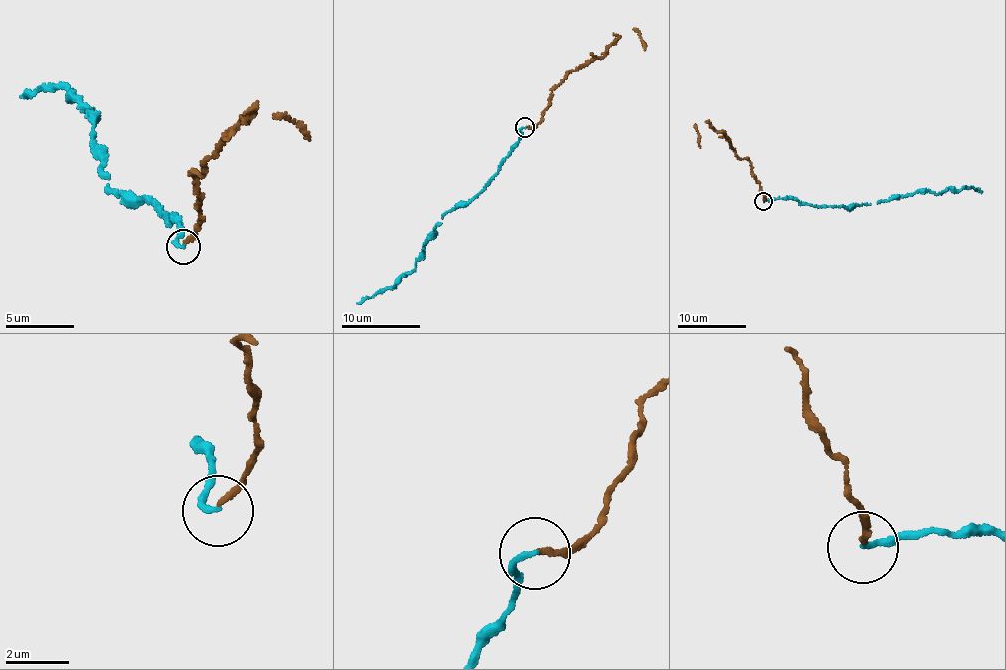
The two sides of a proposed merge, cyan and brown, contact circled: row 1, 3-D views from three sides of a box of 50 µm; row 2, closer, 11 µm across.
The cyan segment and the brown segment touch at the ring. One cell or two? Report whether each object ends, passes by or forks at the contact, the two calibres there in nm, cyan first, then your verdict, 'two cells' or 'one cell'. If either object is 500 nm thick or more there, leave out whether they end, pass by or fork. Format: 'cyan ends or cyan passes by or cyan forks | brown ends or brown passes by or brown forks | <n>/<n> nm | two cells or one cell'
cyan ends | brown ends | 180/180 nm | two cells

